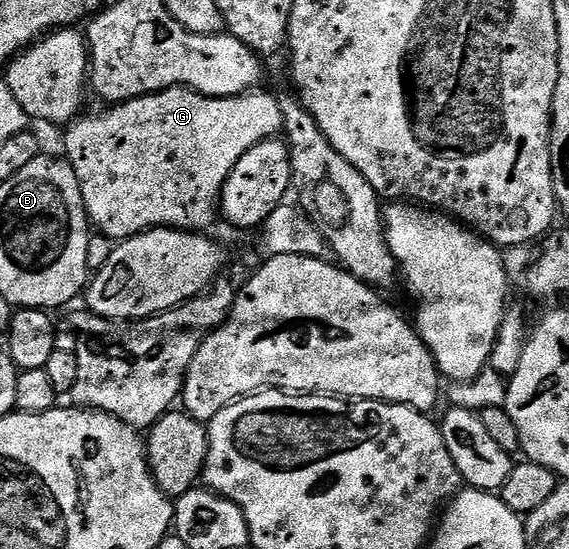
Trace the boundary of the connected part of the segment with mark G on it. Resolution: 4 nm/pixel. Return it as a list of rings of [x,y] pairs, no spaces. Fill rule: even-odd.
[[[174,86],[168,90],[158,90],[156,94],[146,94],[128,102],[112,105],[107,108],[104,114],[95,114],[92,118],[83,116],[70,123],[65,130],[67,135],[63,138],[64,151],[62,150],[62,153],[65,155],[67,163],[73,168],[73,172],[77,172],[77,180],[81,184],[81,196],[85,200],[87,216],[91,220],[92,227],[98,233],[104,234],[106,238],[112,240],[132,238],[156,228],[192,232],[210,231],[209,228],[214,224],[215,217],[217,219],[220,217],[219,197],[223,195],[223,185],[233,172],[237,160],[241,160],[241,156],[245,156],[245,152],[249,152],[249,148],[266,142],[268,138],[276,137],[282,131],[283,117],[278,97],[274,93],[272,95],[259,93],[263,92],[248,92],[232,98],[207,98],[204,94],[198,94],[196,90],[188,90],[186,86]]]

